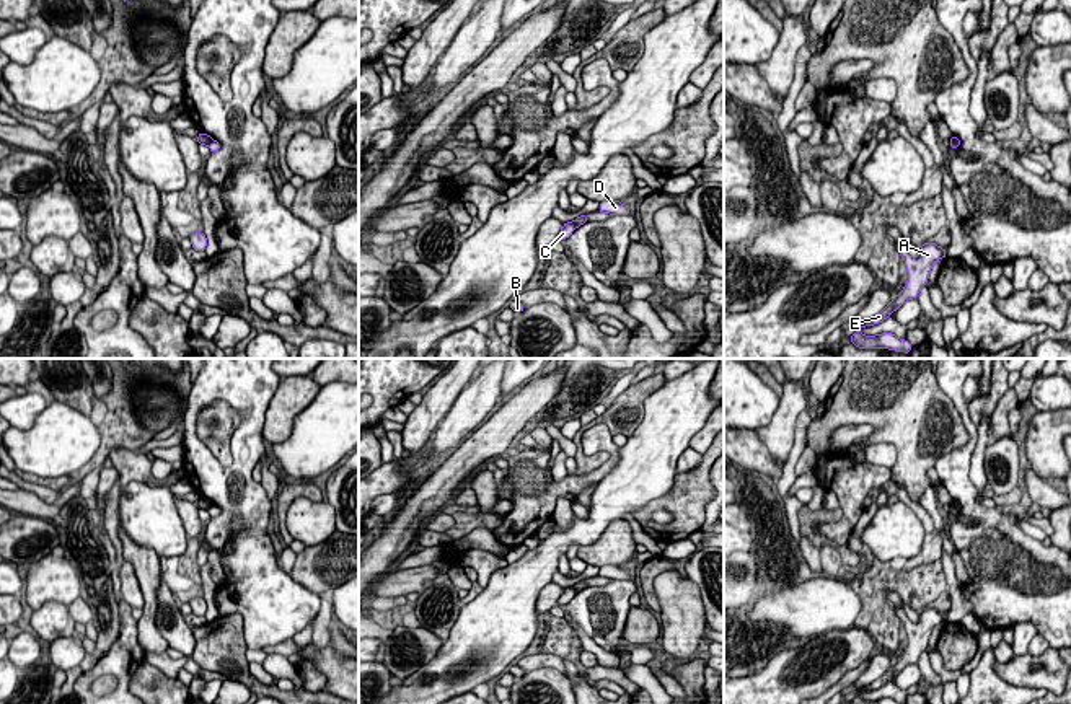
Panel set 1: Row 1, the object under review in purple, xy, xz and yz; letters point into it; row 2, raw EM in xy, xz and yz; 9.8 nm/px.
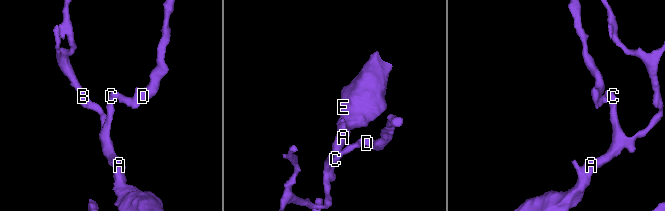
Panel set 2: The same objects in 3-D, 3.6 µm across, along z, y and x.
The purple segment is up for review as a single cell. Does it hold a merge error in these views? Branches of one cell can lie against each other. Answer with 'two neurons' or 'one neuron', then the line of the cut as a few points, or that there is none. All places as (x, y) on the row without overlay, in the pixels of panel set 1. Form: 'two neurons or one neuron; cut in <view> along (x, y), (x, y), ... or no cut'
two neurons; cut in yz along (951, 504), (959, 510)

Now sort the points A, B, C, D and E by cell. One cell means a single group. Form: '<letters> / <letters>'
A B C E / D

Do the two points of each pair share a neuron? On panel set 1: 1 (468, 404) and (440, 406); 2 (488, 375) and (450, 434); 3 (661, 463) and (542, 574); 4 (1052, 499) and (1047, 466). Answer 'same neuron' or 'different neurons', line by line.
1: different neurons
2: same neuron
3: same neuron
4: different neurons

